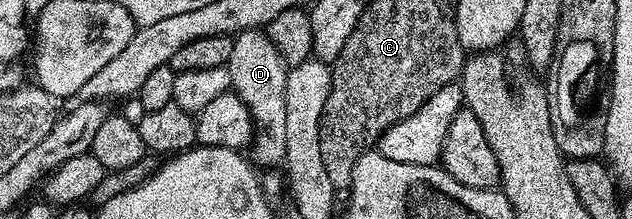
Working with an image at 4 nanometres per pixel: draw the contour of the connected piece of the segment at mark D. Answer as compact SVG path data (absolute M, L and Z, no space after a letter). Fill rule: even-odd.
M244 30L232 41L227 70L233 93L236 93L251 113L257 132L250 147L250 161L253 166L276 166L288 156L286 148L285 88L288 79L288 65L270 41L265 31Z

